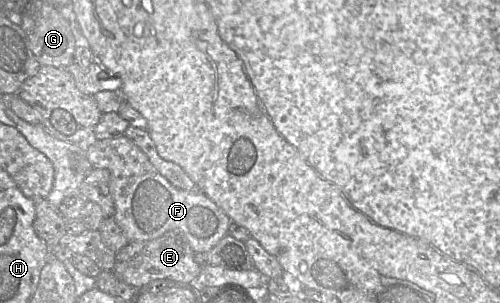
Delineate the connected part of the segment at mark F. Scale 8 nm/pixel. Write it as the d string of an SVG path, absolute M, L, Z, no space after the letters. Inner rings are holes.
M126 136L93 141L85 150L94 169L110 172L113 218L129 242L152 240L167 232L182 234L195 253L207 253L226 234L231 219L204 193L173 186Z

